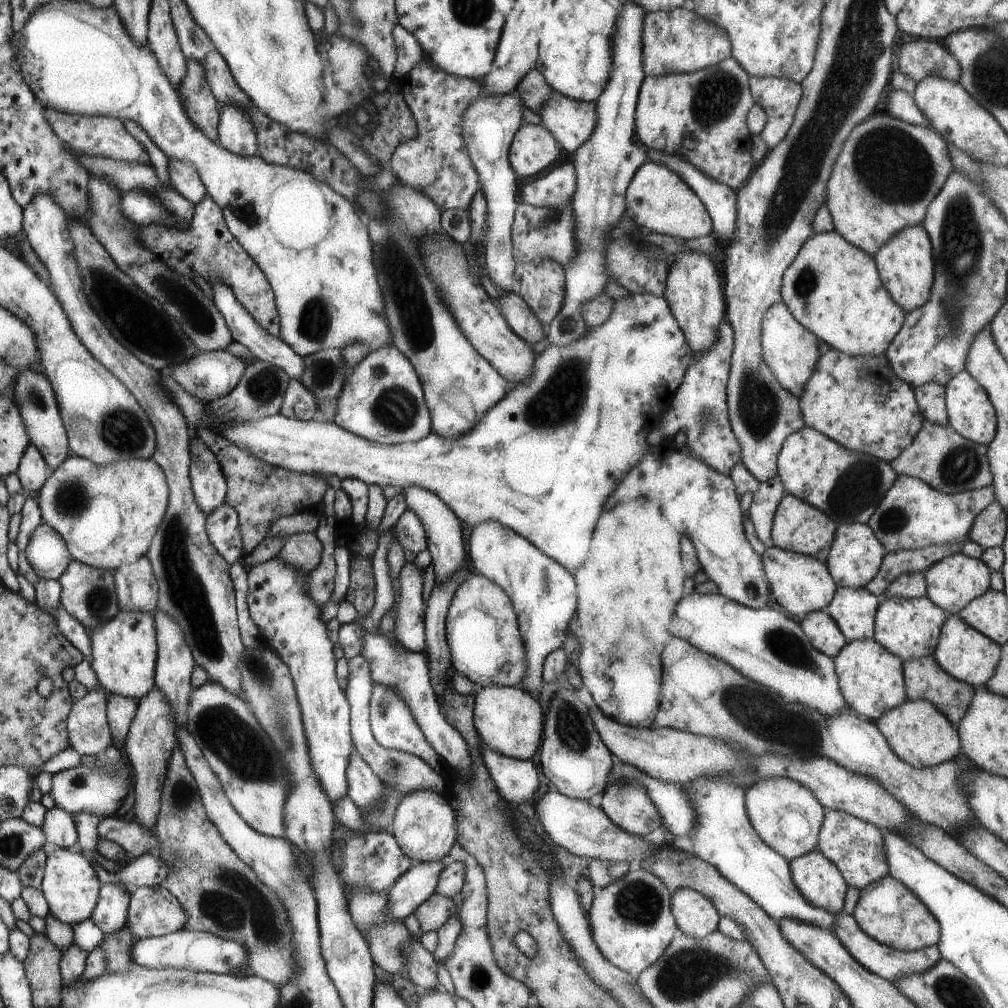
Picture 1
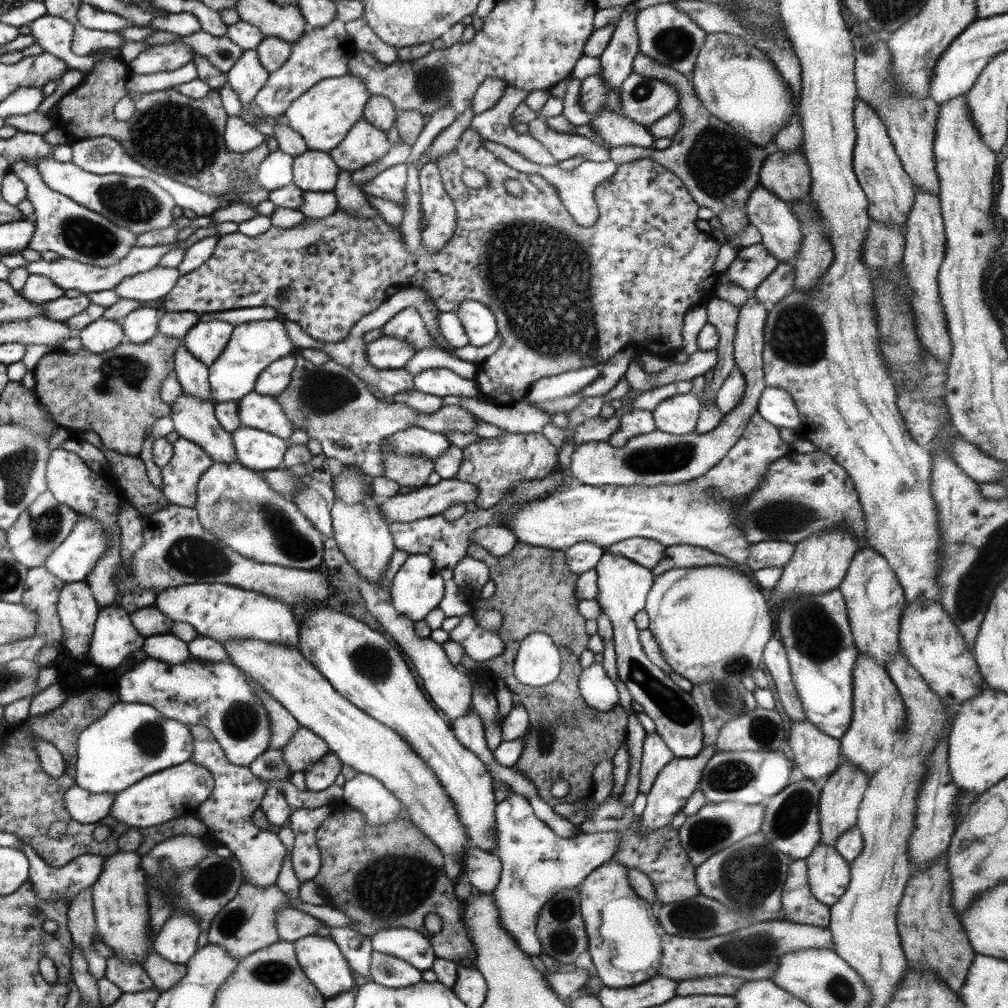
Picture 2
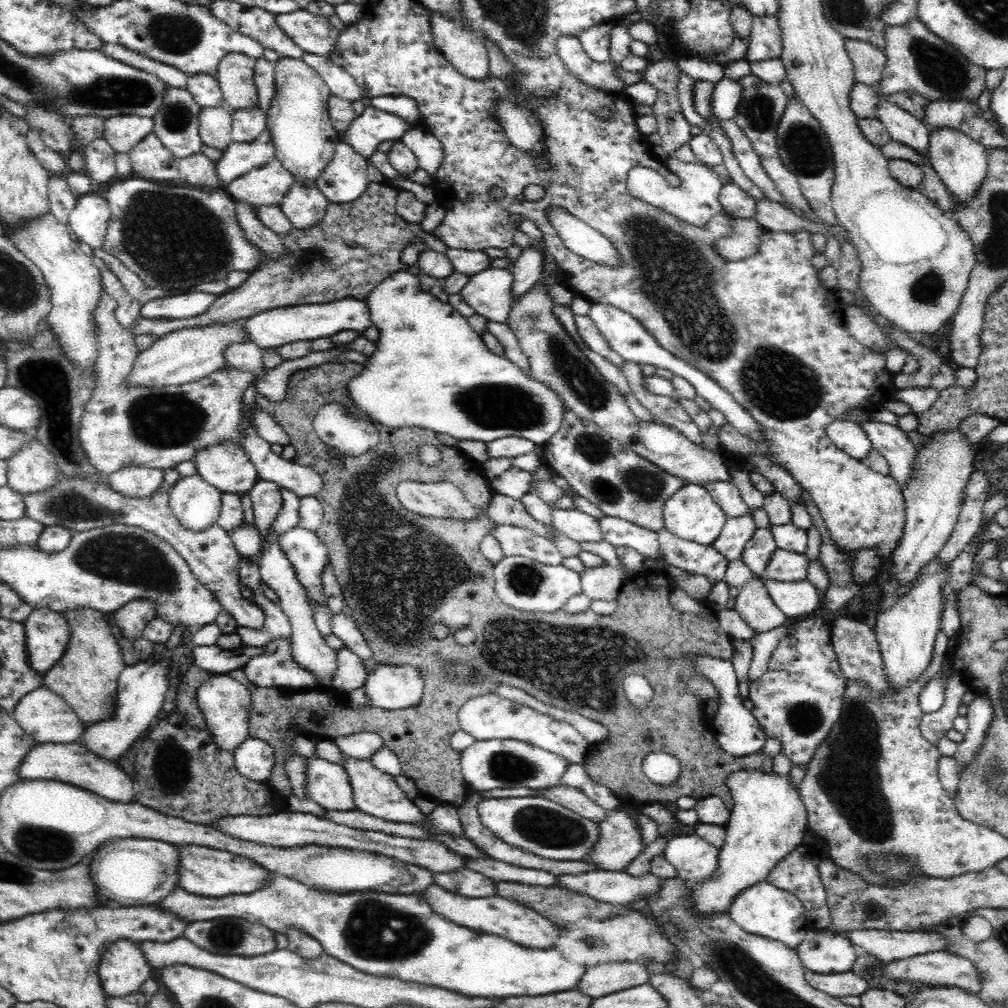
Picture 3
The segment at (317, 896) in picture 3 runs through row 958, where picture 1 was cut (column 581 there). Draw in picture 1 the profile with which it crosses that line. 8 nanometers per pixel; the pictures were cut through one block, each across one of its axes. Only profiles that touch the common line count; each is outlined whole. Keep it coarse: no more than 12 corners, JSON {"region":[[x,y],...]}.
{"region":[[663,296],[543,342],[467,434],[223,424],[289,472],[419,486],[575,576],[693,356]]}

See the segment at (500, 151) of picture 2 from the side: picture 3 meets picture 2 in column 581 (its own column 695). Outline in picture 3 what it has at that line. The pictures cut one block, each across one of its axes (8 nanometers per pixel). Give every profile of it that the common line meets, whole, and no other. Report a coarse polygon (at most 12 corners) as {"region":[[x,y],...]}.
{"region":[[666,164],[682,180],[634,166],[630,196],[704,228],[722,212],[722,180],[706,164]]}

